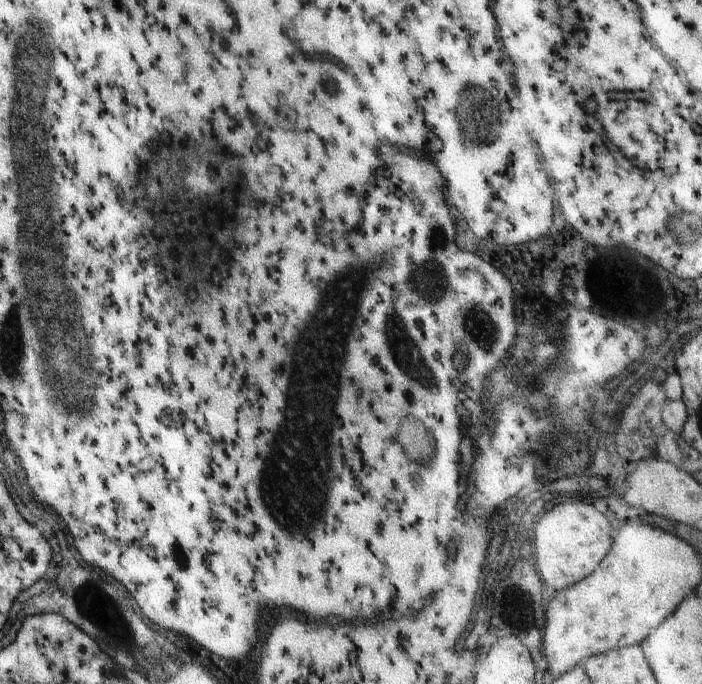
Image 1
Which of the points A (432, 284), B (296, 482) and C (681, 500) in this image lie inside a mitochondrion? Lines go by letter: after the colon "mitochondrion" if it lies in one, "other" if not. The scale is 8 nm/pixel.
A: mitochondrion
B: mitochondrion
C: other

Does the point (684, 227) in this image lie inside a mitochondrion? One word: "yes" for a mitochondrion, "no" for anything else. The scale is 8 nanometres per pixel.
yes

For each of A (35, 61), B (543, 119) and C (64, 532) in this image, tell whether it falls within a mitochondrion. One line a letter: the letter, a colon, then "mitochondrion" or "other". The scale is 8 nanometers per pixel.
A: mitochondrion
B: other
C: other

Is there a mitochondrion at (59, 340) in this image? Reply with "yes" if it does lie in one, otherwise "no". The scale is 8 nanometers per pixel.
yes

